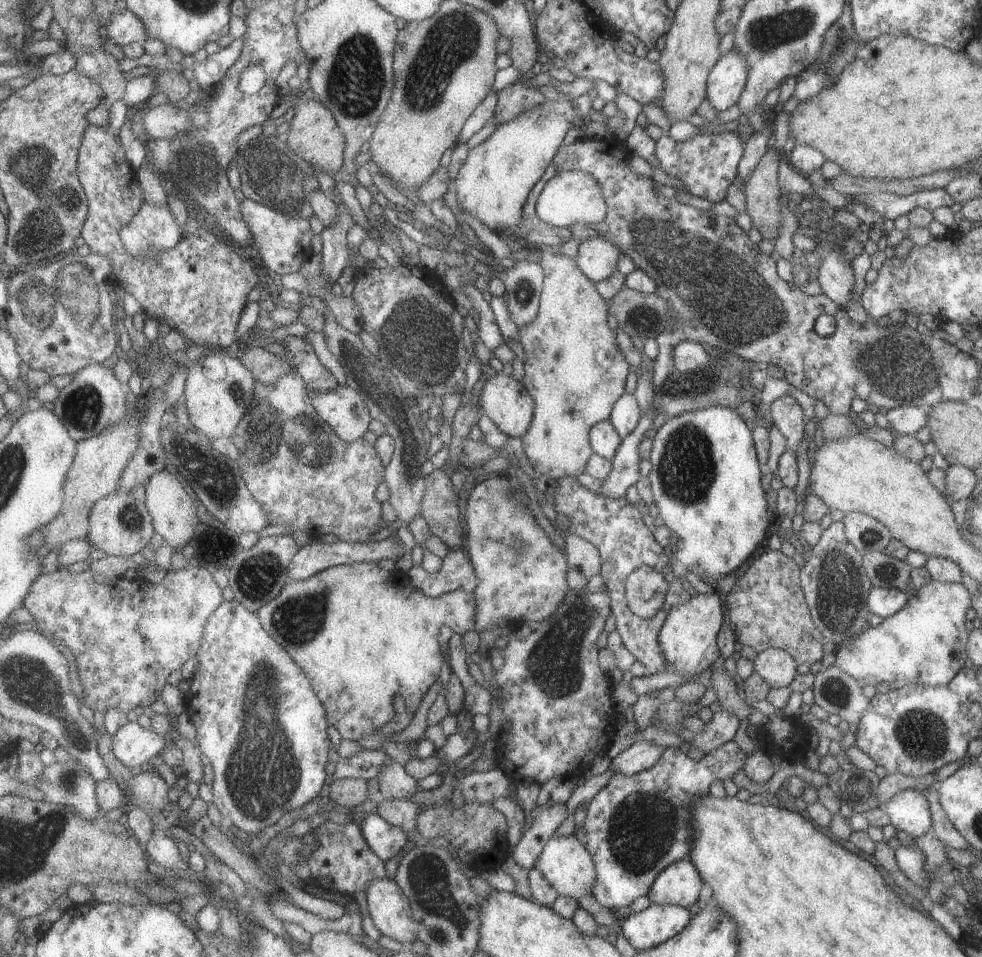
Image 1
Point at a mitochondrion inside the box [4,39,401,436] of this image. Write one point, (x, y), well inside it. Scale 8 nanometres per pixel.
(33, 167)

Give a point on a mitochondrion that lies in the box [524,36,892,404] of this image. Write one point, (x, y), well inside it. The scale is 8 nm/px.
(715, 290)

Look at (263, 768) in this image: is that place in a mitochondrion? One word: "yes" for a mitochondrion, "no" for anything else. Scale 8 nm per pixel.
yes

